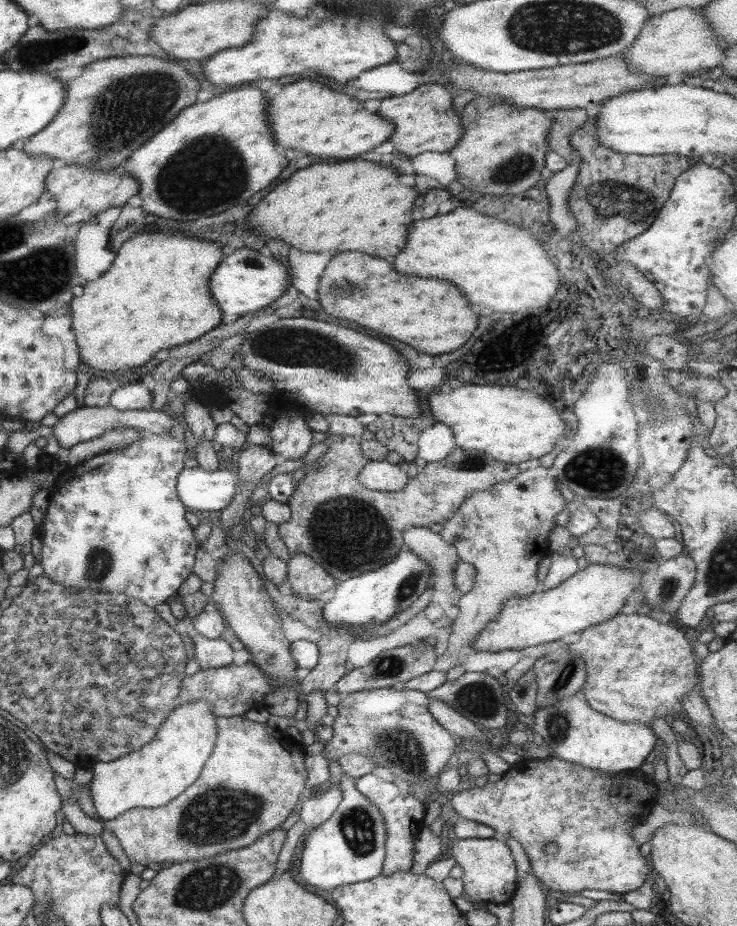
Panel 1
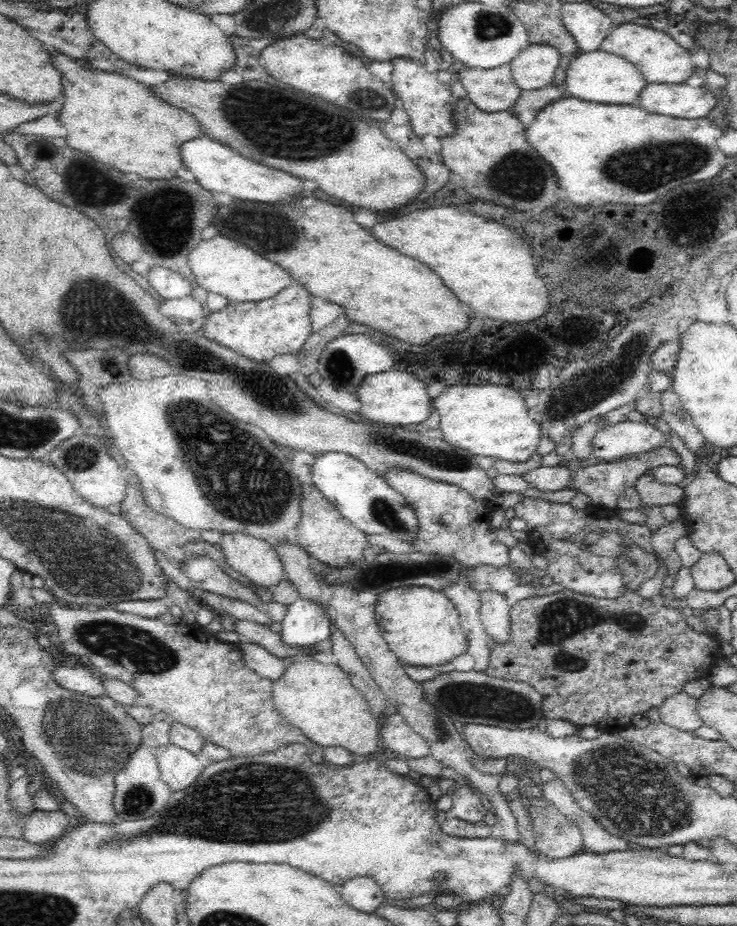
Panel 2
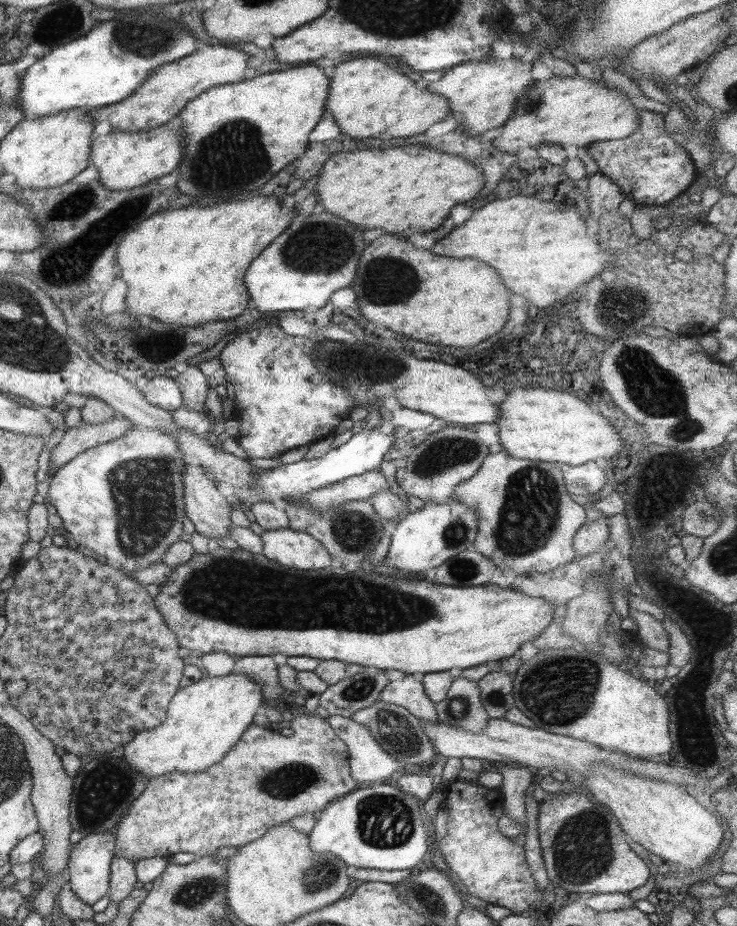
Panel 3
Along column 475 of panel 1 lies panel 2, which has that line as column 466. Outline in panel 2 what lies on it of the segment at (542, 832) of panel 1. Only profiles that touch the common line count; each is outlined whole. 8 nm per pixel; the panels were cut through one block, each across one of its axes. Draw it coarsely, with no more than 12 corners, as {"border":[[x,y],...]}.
{"border":[[467,786],[449,793],[449,815],[469,824],[490,822],[479,796]]}

